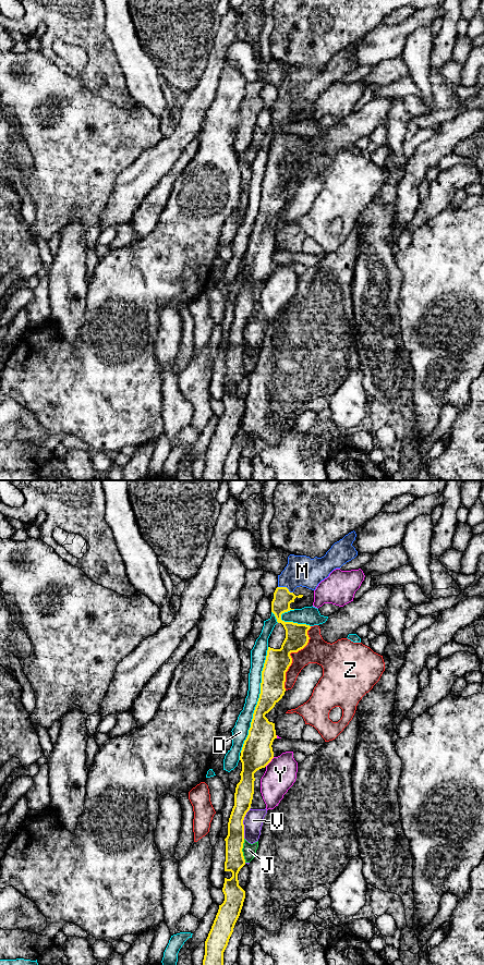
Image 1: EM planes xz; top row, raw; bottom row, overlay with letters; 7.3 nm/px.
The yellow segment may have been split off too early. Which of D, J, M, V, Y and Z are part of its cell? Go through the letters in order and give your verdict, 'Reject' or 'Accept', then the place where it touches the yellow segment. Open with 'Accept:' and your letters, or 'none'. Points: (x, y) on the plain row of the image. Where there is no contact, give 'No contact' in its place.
Accept: M
D: Reject. Touches yellow at xz (258, 211)
J: Reject. Touches yellow at xz (241, 363)
M: Accept. Touches yellow at xz (286, 99)
V: Reject. Touches yellow at xz (242, 334)
Y: Reject. Touches yellow at xz (269, 273)
Z: Reject. Touches yellow at xz (289, 167)

